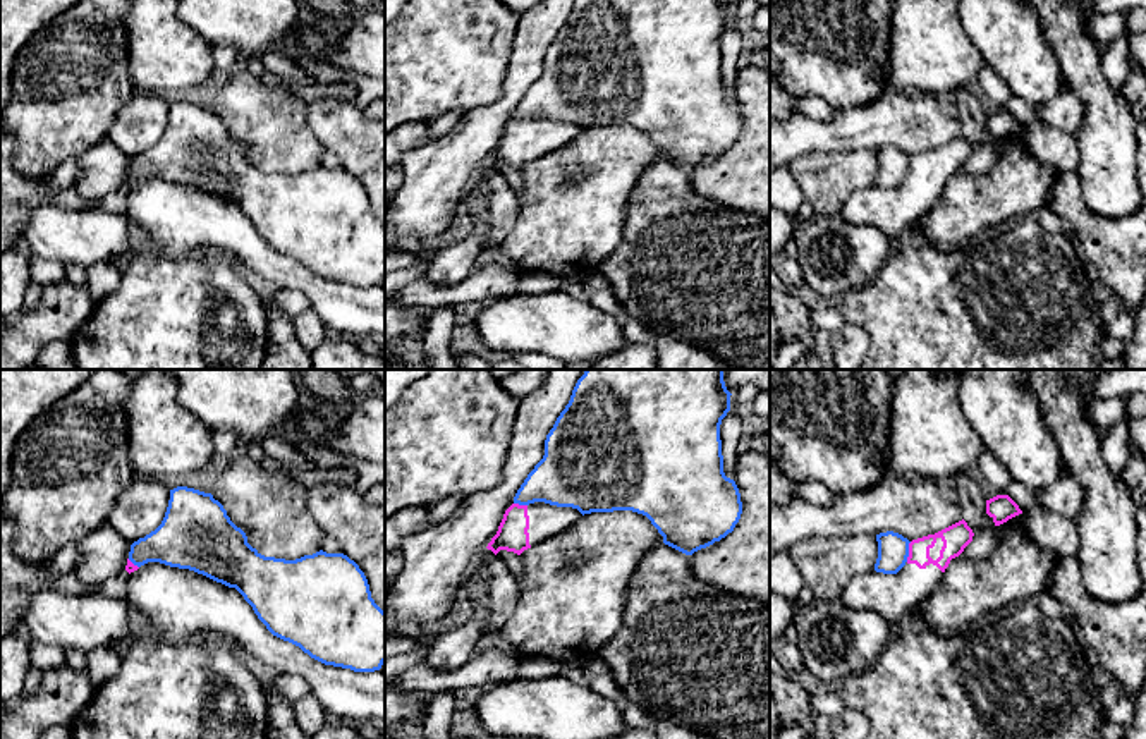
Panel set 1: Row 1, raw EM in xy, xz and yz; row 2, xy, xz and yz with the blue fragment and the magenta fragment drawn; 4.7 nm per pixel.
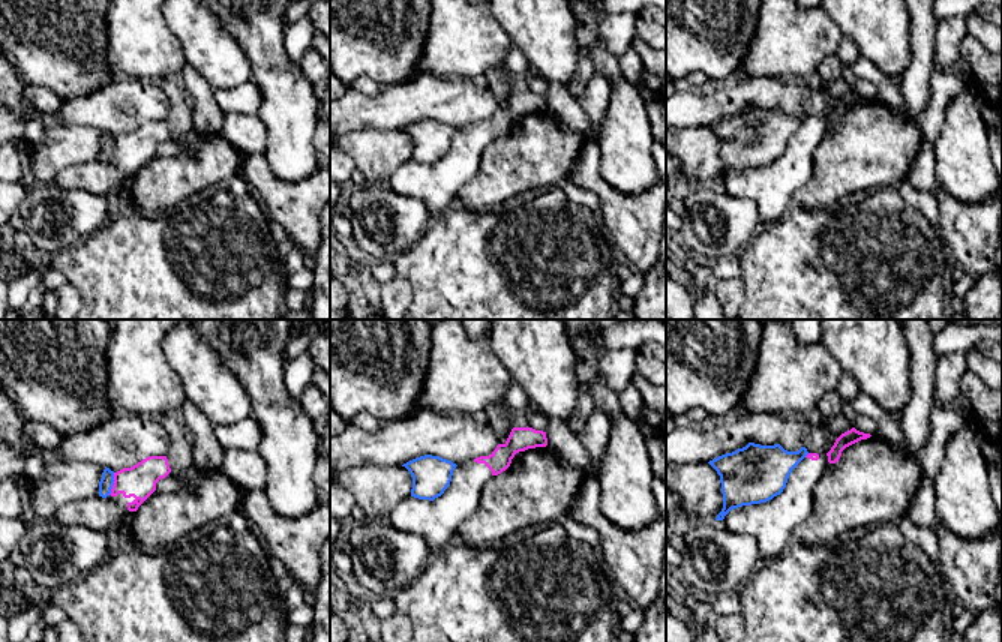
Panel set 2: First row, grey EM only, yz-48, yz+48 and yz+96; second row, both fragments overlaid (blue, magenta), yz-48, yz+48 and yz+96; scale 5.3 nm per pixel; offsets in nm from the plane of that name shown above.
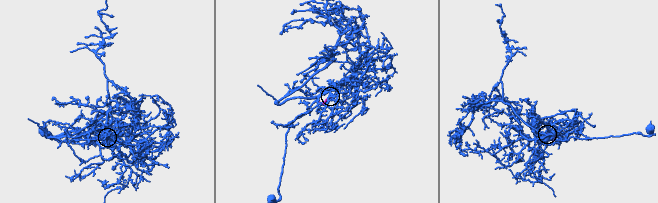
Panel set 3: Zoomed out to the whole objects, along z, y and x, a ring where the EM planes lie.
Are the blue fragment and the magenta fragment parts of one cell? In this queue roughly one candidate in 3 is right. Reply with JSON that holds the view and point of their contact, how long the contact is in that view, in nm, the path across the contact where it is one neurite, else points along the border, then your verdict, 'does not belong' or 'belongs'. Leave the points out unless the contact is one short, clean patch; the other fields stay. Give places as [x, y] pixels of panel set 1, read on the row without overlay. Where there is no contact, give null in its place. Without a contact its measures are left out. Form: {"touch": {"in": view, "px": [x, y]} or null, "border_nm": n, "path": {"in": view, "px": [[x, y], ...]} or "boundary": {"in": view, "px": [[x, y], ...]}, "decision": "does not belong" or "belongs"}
{"touch": {"in": "yz", "px": [908, 167]}, "border_nm": 100, "boundary": {"in": "yz", "px": [[911, 157], [906, 176]]}, "decision": "does not belong"}

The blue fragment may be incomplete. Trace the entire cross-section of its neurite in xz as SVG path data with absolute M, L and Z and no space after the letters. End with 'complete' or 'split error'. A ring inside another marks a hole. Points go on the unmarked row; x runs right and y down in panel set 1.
M576 0L569 19L545 55L545 70L527 89L514 119L545 117L591 127L632 125L646 131L663 158L686 168L720 156L742 129L741 108L723 88L722 34L730 26L725 0Z | complete

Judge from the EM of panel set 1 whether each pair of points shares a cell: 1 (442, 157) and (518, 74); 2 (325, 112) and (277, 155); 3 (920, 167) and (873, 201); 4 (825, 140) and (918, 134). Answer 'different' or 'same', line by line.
1: same
2: different
3: same
4: same

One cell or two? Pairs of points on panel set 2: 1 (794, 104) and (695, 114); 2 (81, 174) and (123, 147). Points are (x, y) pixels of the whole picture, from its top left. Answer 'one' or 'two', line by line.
1: one
2: one

